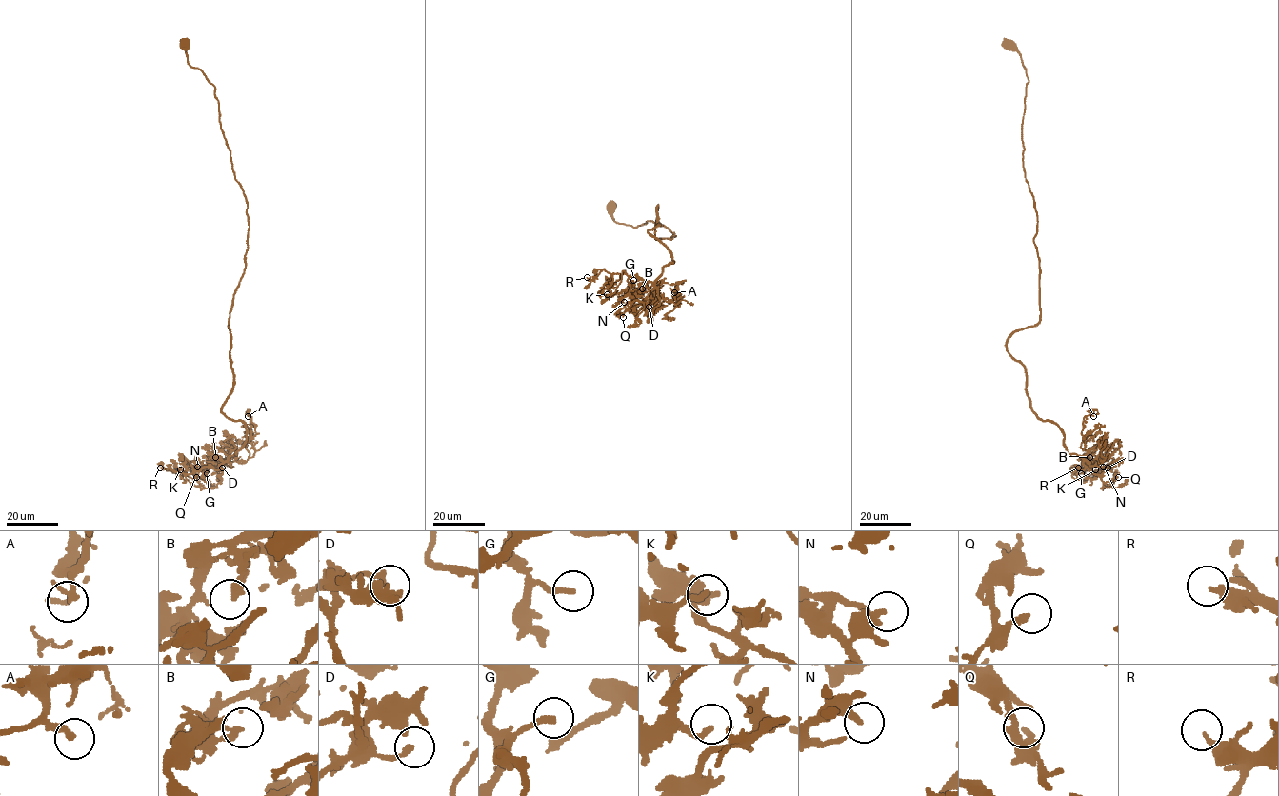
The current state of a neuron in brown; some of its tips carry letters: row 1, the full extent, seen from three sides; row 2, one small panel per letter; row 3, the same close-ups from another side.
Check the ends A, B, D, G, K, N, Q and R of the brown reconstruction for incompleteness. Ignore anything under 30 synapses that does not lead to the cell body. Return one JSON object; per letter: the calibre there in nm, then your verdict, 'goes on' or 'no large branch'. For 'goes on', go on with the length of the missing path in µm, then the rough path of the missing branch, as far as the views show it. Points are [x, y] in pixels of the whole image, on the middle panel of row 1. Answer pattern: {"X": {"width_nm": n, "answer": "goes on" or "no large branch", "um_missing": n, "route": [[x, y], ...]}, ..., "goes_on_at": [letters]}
{"A": {"width_nm": 200, "answer": "no large branch"}, "B": {"width_nm": 240, "answer": "no large branch"}, "D": {"width_nm": 170, "answer": "no large branch"}, "G": {"width_nm": 200, "answer": "no large branch"}, "K": {"width_nm": 140, "answer": "no large branch"}, "N": {"width_nm": 300, "answer": "no large branch"}, "Q": {"width_nm": 200, "answer": "no large branch"}, "R": {"width_nm": 280, "answer": "no large branch"}, "goes_on_at": []}

